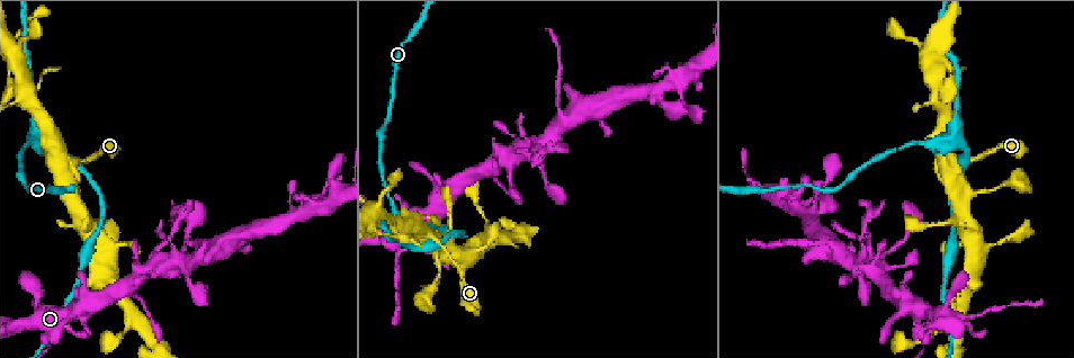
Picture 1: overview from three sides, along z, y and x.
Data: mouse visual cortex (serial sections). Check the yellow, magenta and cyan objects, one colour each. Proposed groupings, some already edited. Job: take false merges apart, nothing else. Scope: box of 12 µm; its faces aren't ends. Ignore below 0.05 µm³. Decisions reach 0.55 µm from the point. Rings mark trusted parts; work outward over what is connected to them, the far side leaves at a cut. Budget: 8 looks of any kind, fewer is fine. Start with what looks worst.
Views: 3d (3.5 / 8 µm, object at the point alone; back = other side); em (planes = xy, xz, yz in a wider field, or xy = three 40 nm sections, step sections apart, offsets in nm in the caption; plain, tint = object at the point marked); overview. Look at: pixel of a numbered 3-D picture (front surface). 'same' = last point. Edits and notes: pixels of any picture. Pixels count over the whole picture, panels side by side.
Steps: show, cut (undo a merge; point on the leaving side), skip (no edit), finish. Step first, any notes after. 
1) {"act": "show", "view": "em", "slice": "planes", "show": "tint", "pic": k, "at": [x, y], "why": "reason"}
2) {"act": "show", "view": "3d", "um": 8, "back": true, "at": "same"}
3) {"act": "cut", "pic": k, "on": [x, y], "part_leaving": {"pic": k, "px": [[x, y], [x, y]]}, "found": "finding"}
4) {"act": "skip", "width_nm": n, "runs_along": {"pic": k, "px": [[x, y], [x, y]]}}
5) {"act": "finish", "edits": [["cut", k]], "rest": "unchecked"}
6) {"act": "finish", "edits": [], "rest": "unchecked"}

{"act": "show", "view": "3d", "um": 3.5, "pic": 1, "at": [58, 147]}

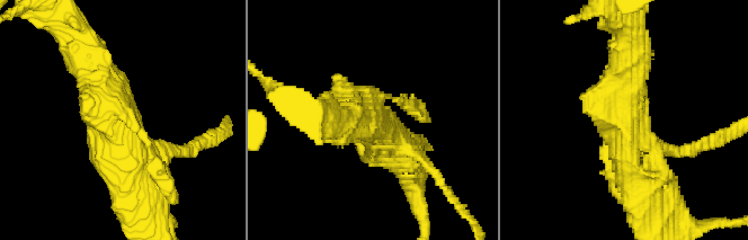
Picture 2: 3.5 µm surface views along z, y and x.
{"act": "show", "view": "em", "slice": "xy", "step": 3, "show": "plain", "pic": 2, "at": [607, 117]}

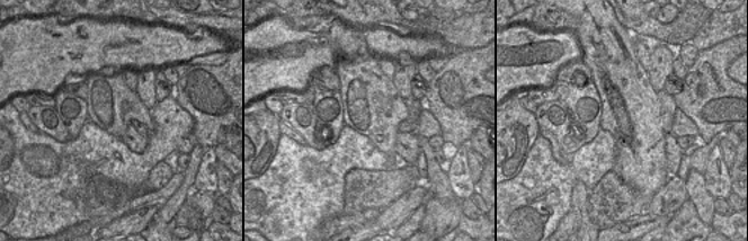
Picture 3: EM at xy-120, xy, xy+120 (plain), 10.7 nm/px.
{"act": "show", "view": "em", "slice": "xy", "step": 3, "show": "tint", "at": "same"}

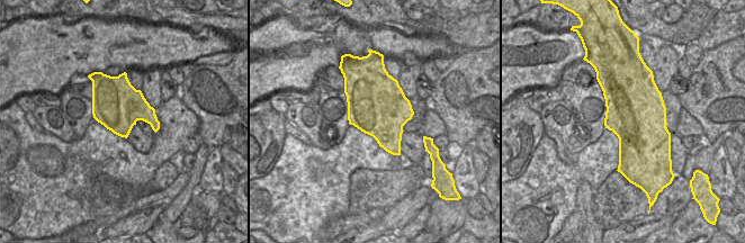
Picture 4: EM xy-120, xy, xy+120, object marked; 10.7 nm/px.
{"act": "skip", "width_nm": 650, "runs_along": {"pic": 2, "px": [[395, 142], [364, 116], [382, 96], [409, 107]]}, "found": "continuous, no second cell"}

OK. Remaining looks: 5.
{"act": "show", "view": "3d", "um": 8, "pic": 1, "at": [29, 95]}

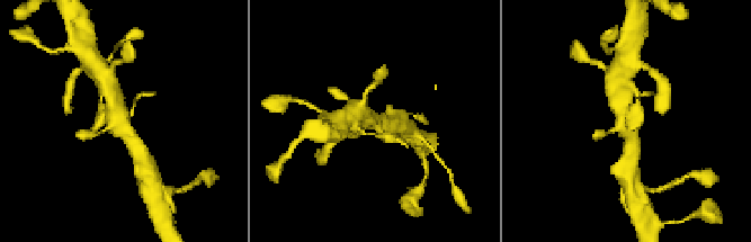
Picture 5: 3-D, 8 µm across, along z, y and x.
{"act": "show", "view": "3d", "um": 3.5, "pic": 5, "at": [118, 119]}

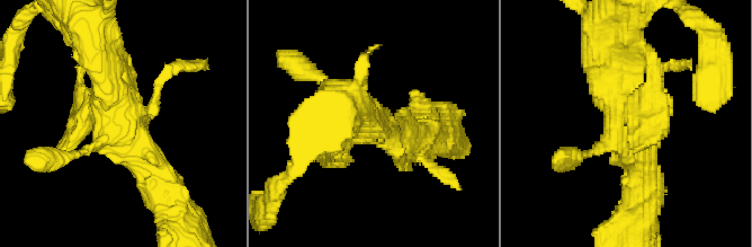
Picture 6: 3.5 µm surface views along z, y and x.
{"act": "skip", "runs_along": {"pic": 6, "px": [[166, 188], [124, 125], [104, 56]]}, "found": "continuous, no second cell"}

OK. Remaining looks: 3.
{"act": "show", "view": "em", "slice": "xy", "step": 3, "show": "tint", "pic": 1, "at": [829, 242]}

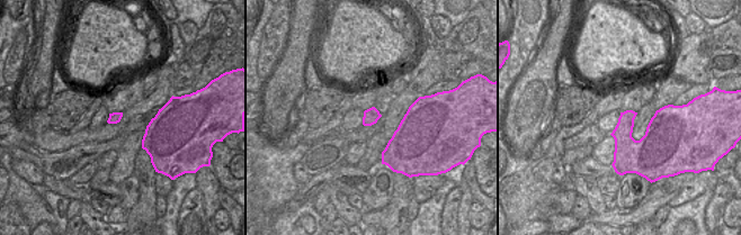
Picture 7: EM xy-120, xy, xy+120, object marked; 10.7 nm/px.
{"act": "show", "view": "3d", "um": 3.5, "at": "same", "why": "see where the arms go"}

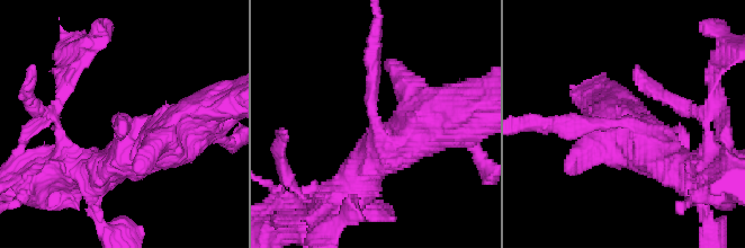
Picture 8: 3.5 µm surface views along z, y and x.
{"act": "skip", "runs_along": {"pic": 8, "px": [[360, 175], [419, 129], [477, 106]]}, "found": "continuous, no second cell"}

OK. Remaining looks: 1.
{"act": "finish", "edits": [], "rest": "unchecked"}

